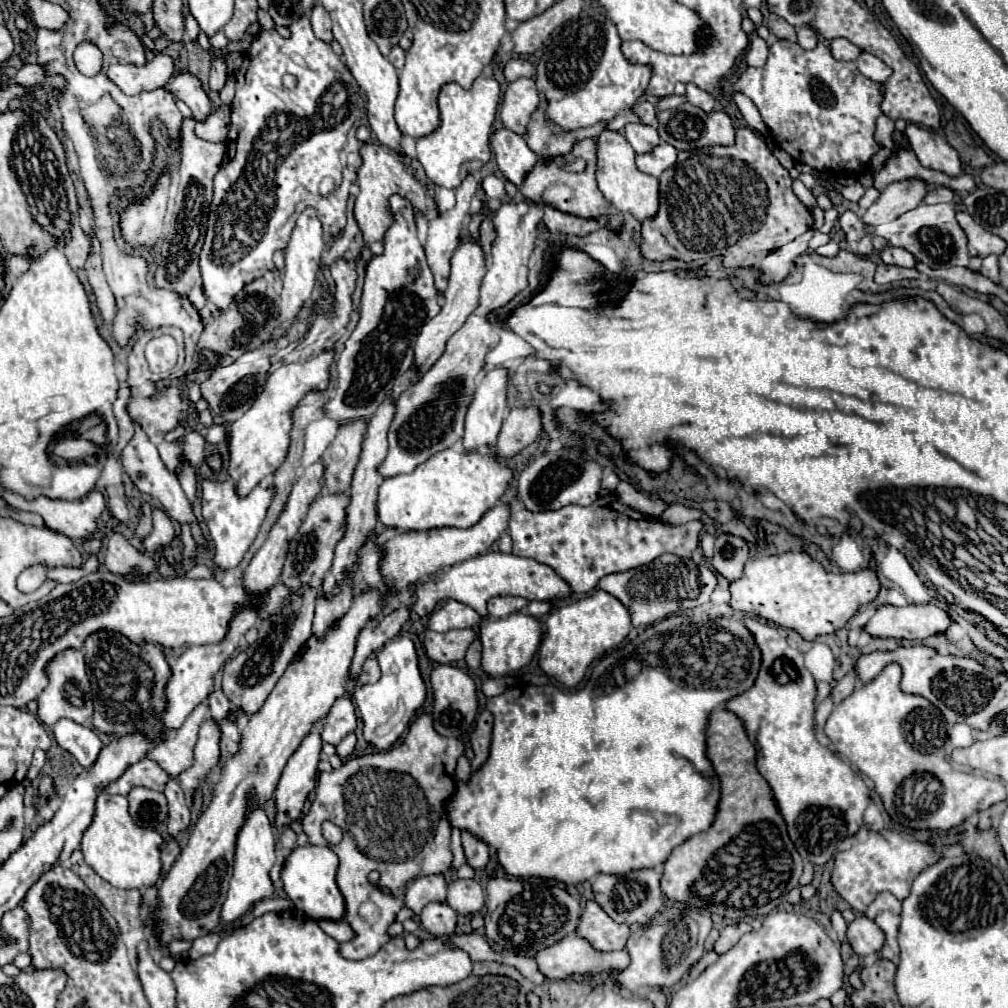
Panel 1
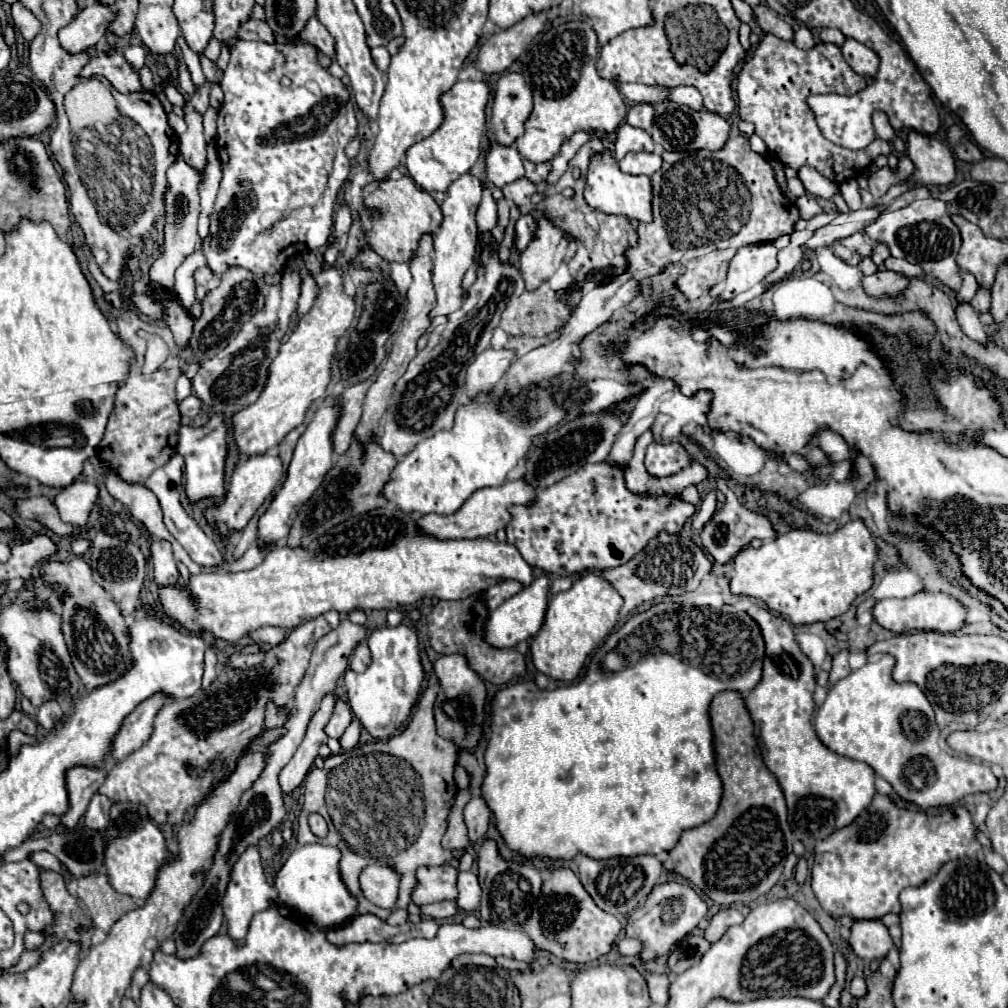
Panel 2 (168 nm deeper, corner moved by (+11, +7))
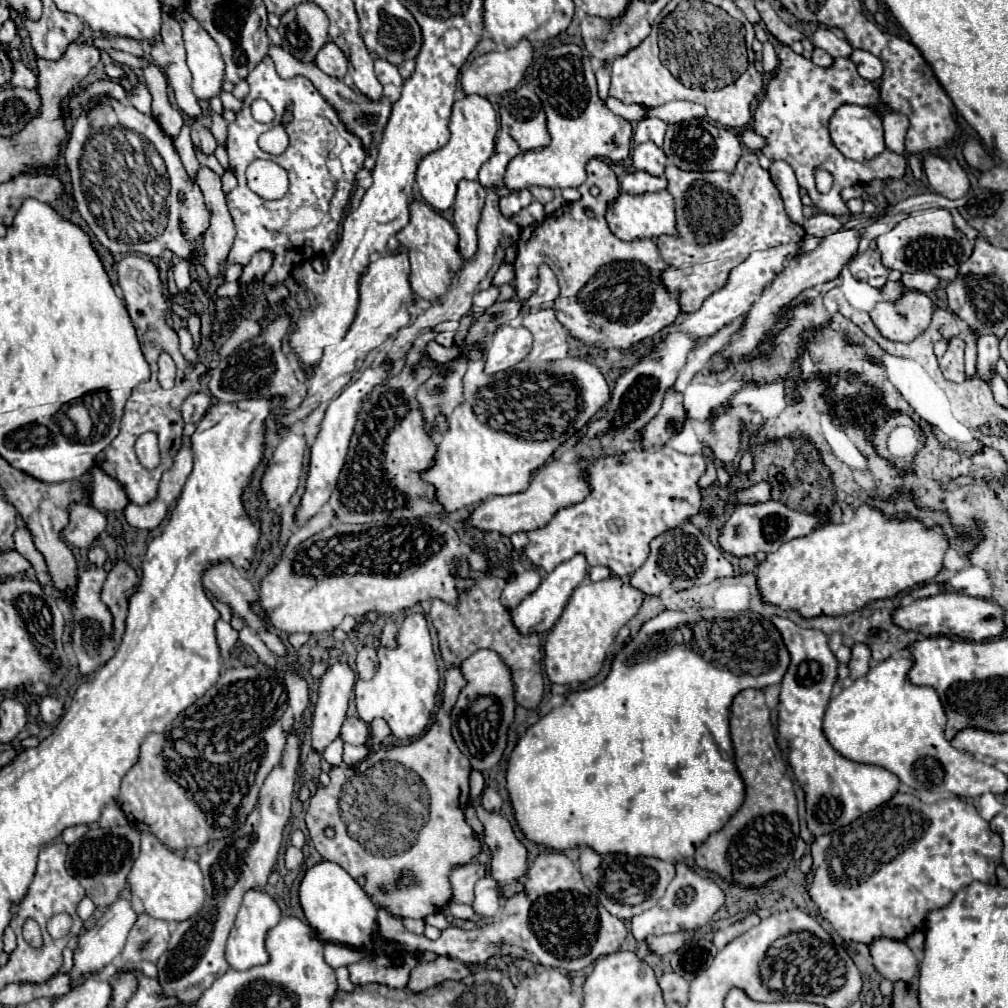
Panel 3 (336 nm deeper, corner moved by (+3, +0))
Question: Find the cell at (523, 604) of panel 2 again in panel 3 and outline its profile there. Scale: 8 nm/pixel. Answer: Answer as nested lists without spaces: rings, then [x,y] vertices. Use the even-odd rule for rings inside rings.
[[[576,554],[572,560],[566,560],[562,564],[558,564],[538,586],[536,592],[532,592],[520,606],[516,606],[512,610],[512,618],[514,618],[514,624],[516,628],[522,632],[522,634],[530,634],[530,632],[544,632],[544,630],[550,630],[556,620],[560,618],[564,606],[568,604],[568,598],[572,596],[574,588],[588,578],[588,562],[584,558],[584,554]]]

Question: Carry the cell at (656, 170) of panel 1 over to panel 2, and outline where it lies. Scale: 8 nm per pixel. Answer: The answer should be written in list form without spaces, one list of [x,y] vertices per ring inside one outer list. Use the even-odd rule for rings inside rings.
[[[628,153],[620,161],[620,169],[630,175],[652,175],[662,167],[662,157],[658,153]]]

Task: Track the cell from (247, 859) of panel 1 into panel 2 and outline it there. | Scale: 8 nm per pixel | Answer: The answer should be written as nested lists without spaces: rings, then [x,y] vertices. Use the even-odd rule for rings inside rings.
[[[246,847],[246,851],[240,853],[240,859],[236,861],[236,867],[232,867],[232,875],[230,875],[230,881],[228,881],[224,899],[222,899],[224,915],[226,915],[226,921],[228,921],[228,935],[238,945],[244,943],[244,935],[248,931],[252,915],[258,913],[258,911],[268,909],[274,903],[278,903],[278,893],[266,881],[262,861],[260,861],[260,851],[258,851],[258,847]]]

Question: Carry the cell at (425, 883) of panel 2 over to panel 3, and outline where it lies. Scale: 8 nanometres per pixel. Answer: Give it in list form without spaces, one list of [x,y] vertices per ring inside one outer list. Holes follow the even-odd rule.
[[[472,860],[470,864],[458,866],[452,870],[450,882],[454,888],[454,896],[452,902],[460,902],[460,904],[472,904],[474,898],[474,884],[486,876],[486,866],[480,864],[478,860]]]

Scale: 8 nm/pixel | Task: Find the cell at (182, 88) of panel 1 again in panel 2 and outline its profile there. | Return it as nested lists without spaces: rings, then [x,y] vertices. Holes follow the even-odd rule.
[[[186,101],[184,105],[184,121],[188,125],[188,131],[178,137],[180,153],[184,155],[186,163],[202,171],[206,165],[206,139],[202,131],[202,115],[192,107],[190,101]]]

